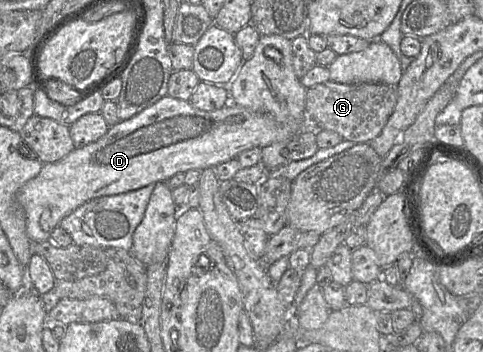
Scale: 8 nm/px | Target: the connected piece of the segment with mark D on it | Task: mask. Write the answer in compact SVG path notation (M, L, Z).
M166 95L132 118L110 126L99 140L74 149L58 162L43 164L40 173L26 182L16 194L16 201L25 215L27 236L33 243L48 241L52 231L63 218L91 199L126 193L157 182L166 182L180 172L215 168L224 162L237 159L243 151L255 147L263 148L277 142L277 134L278 123L271 115L254 112L238 105L203 111L189 101Z

